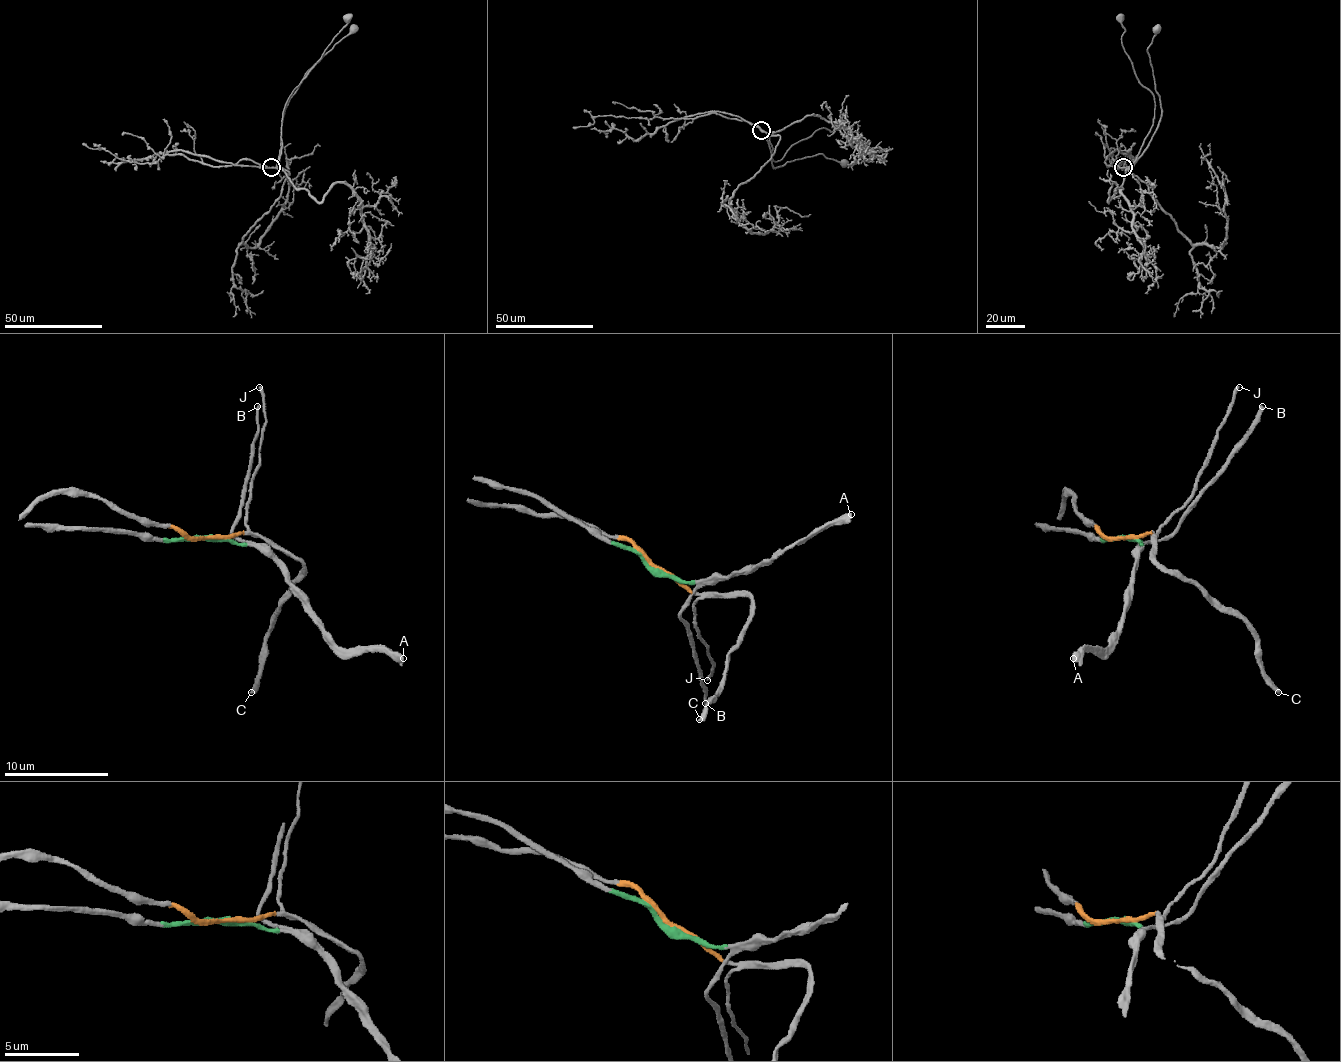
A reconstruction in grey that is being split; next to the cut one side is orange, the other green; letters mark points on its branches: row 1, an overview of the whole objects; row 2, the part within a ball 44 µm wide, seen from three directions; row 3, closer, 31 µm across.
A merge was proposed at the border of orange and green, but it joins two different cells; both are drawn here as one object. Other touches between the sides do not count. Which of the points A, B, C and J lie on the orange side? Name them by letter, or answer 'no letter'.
C, J

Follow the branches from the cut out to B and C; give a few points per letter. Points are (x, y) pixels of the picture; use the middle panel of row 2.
B: (651, 565), (690, 581), (696, 591), (680, 615), (688, 625), (698, 675), (706, 688), (706, 704)
C: (654, 565), (672, 573), (693, 591), (745, 594), (751, 599), (751, 620), (730, 651), (727, 675), (698, 719)

